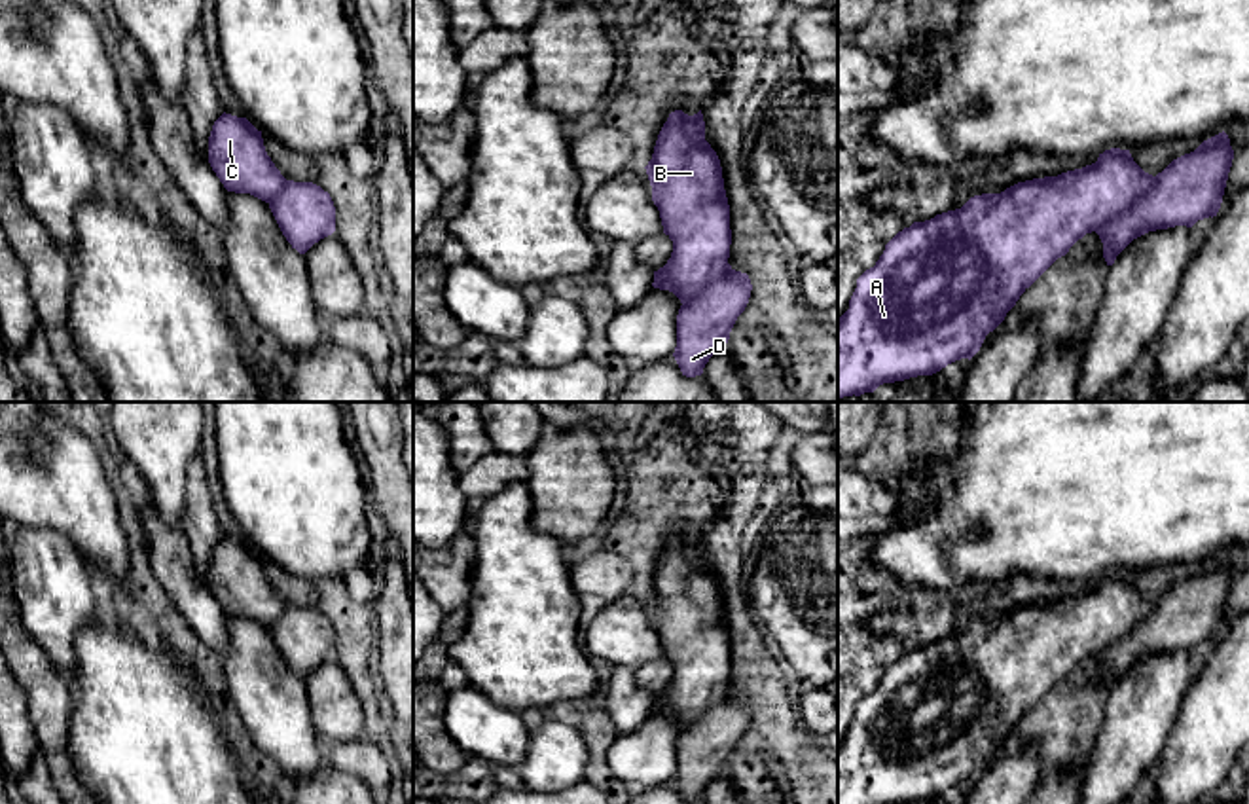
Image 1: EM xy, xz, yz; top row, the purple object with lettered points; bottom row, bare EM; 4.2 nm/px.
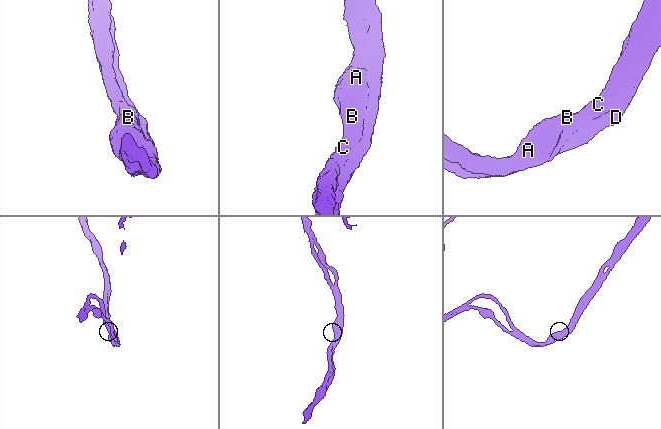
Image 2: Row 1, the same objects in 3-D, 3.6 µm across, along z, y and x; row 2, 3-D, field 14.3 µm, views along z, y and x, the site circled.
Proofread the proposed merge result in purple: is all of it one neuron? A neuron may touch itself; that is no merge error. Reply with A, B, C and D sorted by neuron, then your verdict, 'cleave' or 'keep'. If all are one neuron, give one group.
groups A B C D; keep

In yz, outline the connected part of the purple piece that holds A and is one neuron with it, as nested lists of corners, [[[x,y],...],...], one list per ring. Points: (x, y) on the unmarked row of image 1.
[[[1224,556],[1156,601],[1145,597],[1130,575],[1111,573],[1082,594],[974,620],[961,633],[914,647],[857,704],[849,734],[838,743],[838,804],[910,804],[970,785],[1020,721],[1086,658],[1099,660],[1103,683],[1113,690],[1133,664],[1149,656],[1192,652],[1217,641],[1232,584]]]

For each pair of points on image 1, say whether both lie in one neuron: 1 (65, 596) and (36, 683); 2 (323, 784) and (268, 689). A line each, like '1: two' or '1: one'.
1: two
2: one

